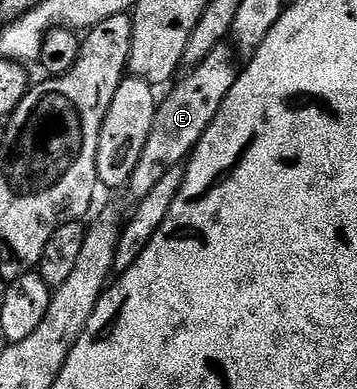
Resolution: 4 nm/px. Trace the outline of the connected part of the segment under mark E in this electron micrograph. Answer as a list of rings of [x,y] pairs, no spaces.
[[[232,45],[217,46],[215,52],[207,56],[207,60],[192,67],[186,73],[189,75],[185,79],[182,77],[172,87],[174,90],[158,104],[157,111],[153,114],[153,123],[149,126],[149,135],[145,138],[145,147],[142,150],[140,147],[133,170],[129,173],[127,191],[129,190],[133,200],[147,196],[147,192],[151,192],[151,188],[155,188],[159,180],[163,180],[166,172],[182,165],[207,132],[211,120],[219,116],[219,108],[223,108],[223,100],[227,100],[227,92],[231,92],[239,73],[238,66],[233,64],[233,54],[235,55],[235,50]]]

